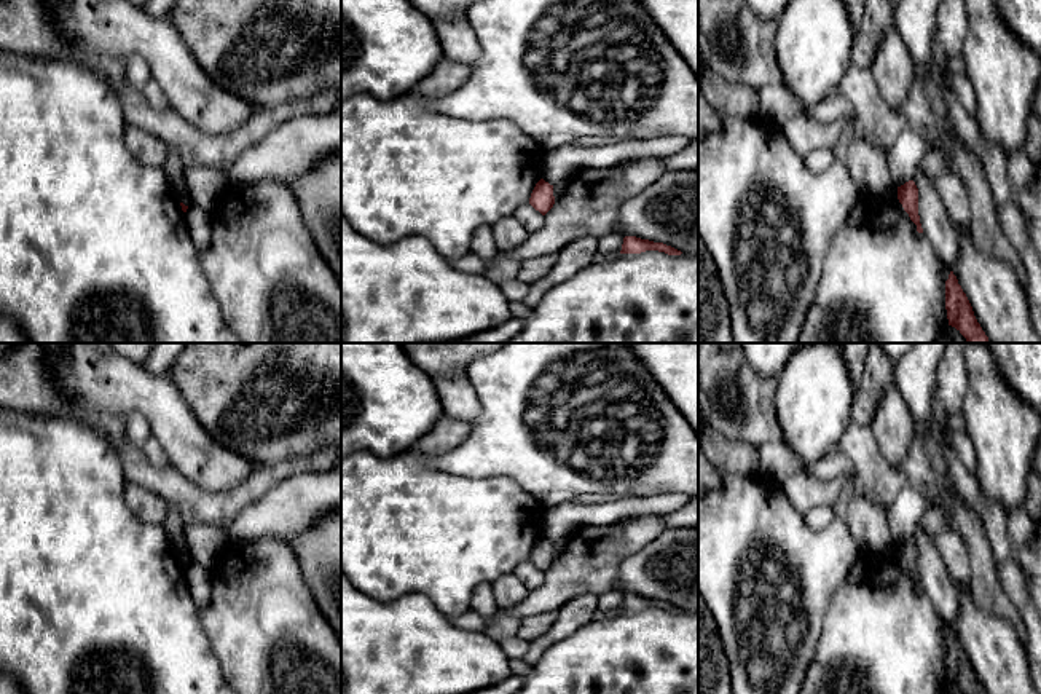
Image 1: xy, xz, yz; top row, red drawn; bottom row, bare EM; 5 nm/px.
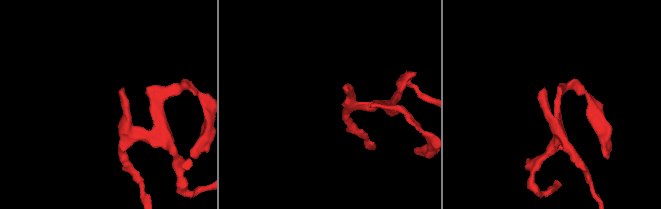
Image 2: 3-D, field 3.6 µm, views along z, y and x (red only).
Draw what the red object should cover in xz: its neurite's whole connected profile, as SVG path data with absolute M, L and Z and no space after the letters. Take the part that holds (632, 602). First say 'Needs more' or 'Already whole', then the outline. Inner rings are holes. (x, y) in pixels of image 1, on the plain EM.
Already whole. M625 593L623 595L620 611L641 611L646 608L658 608L658 609L665 609L668 613L681 613L682 611L681 608L678 608L671 603L666 603L663 600L654 600L654 598L641 597L636 593Z

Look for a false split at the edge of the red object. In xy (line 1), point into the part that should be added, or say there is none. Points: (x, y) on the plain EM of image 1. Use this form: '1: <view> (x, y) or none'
1: none

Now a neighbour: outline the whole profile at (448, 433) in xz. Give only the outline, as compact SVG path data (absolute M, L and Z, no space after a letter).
M442 415L437 424L427 431L413 450L424 456L440 456L459 447L470 434L472 426L466 421Z

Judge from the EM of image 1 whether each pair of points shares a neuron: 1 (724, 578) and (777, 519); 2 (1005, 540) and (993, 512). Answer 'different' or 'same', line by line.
1: same
2: same

